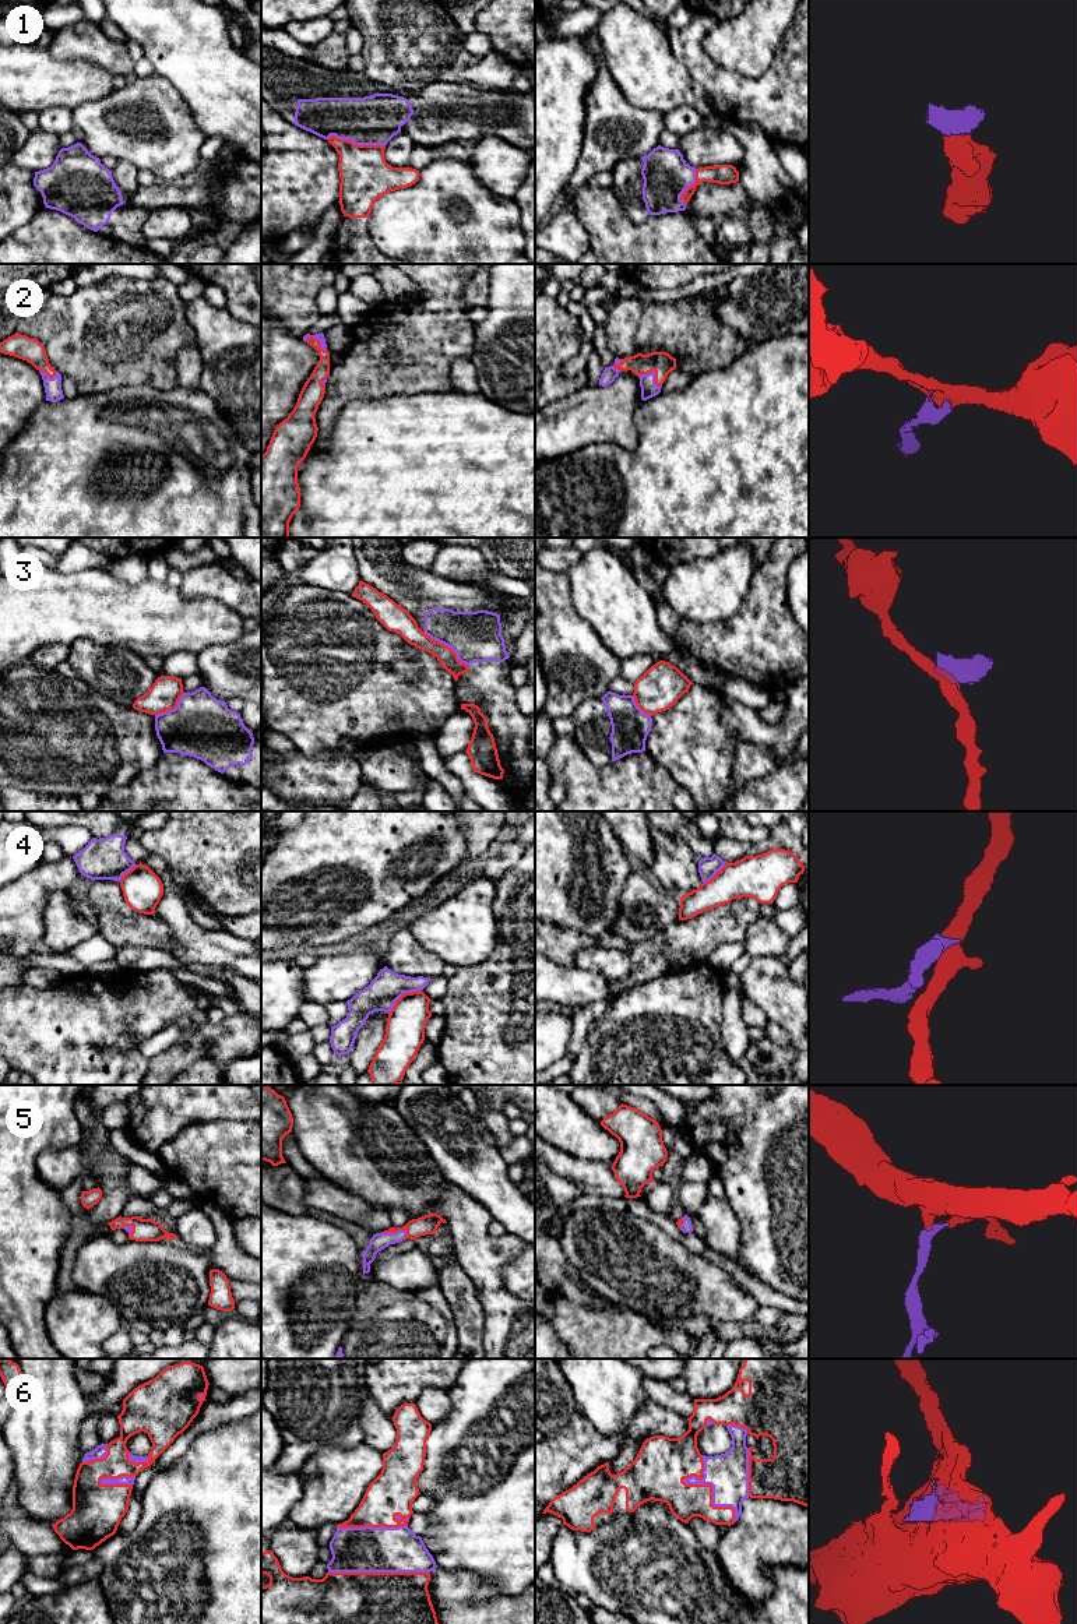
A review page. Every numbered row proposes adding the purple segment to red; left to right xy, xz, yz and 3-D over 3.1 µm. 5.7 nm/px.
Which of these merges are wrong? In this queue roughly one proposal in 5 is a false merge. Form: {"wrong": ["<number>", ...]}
{"wrong": ["3", "4"]}

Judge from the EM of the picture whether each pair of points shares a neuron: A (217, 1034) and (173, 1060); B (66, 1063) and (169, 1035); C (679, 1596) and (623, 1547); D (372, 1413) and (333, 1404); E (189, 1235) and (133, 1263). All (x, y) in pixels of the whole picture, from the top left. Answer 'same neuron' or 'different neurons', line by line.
A: same neuron
B: different neurons
C: same neuron
D: different neurons
E: different neurons

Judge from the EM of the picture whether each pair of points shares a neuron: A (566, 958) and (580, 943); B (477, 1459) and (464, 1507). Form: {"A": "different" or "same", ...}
{"A": "same", "B": "same"}

